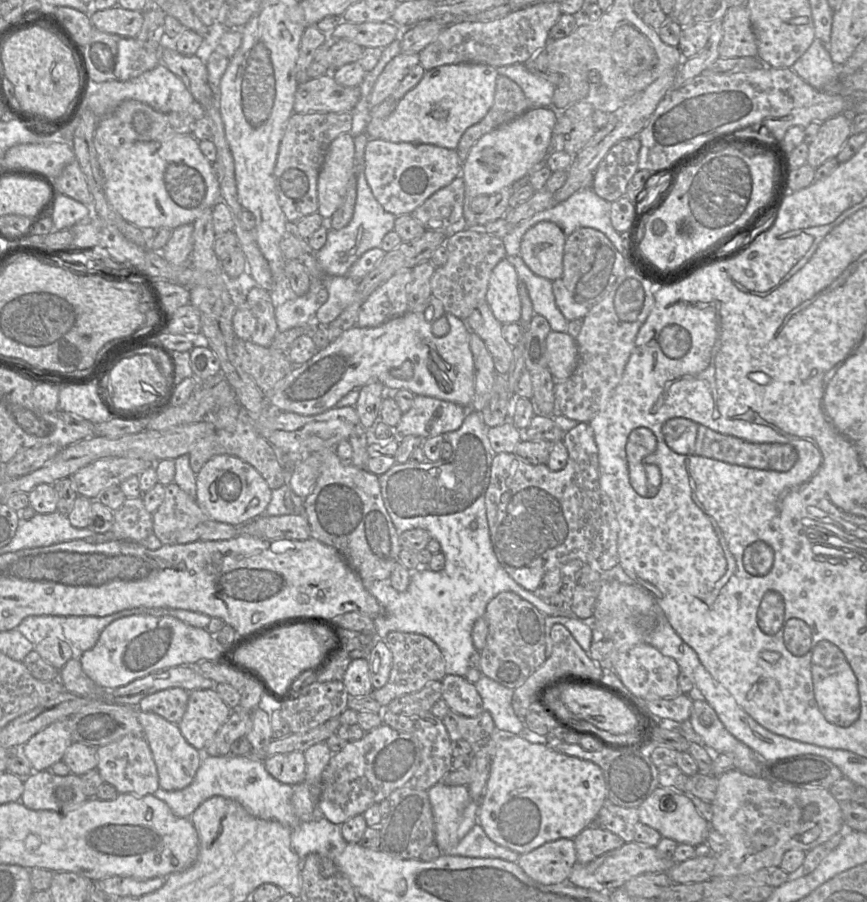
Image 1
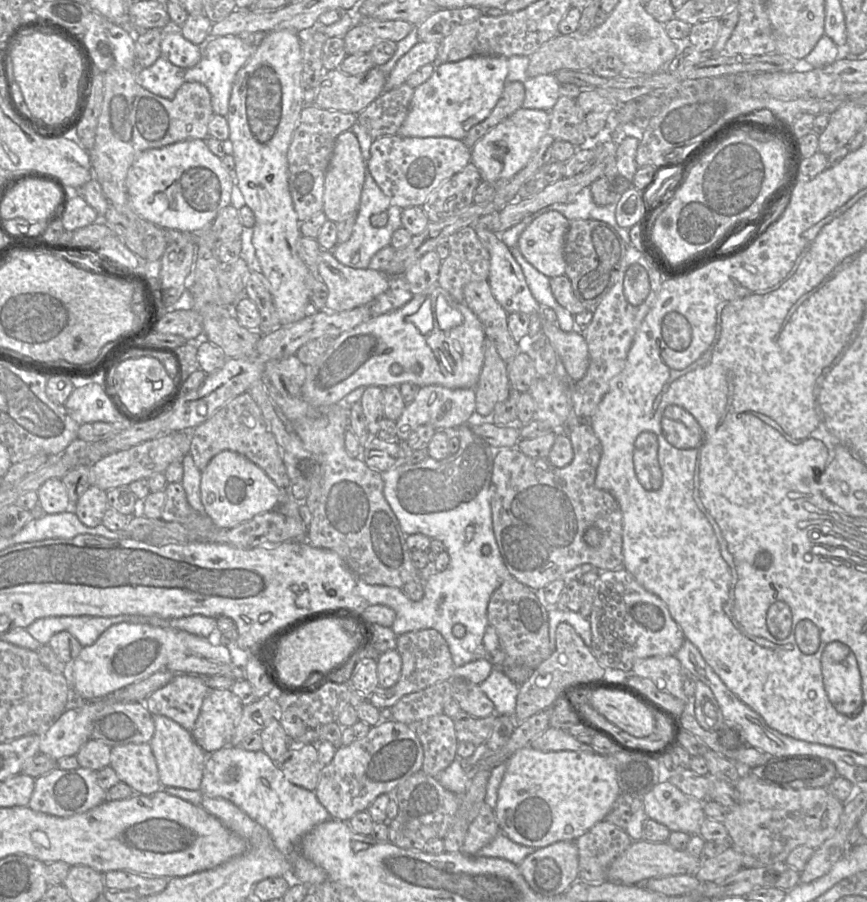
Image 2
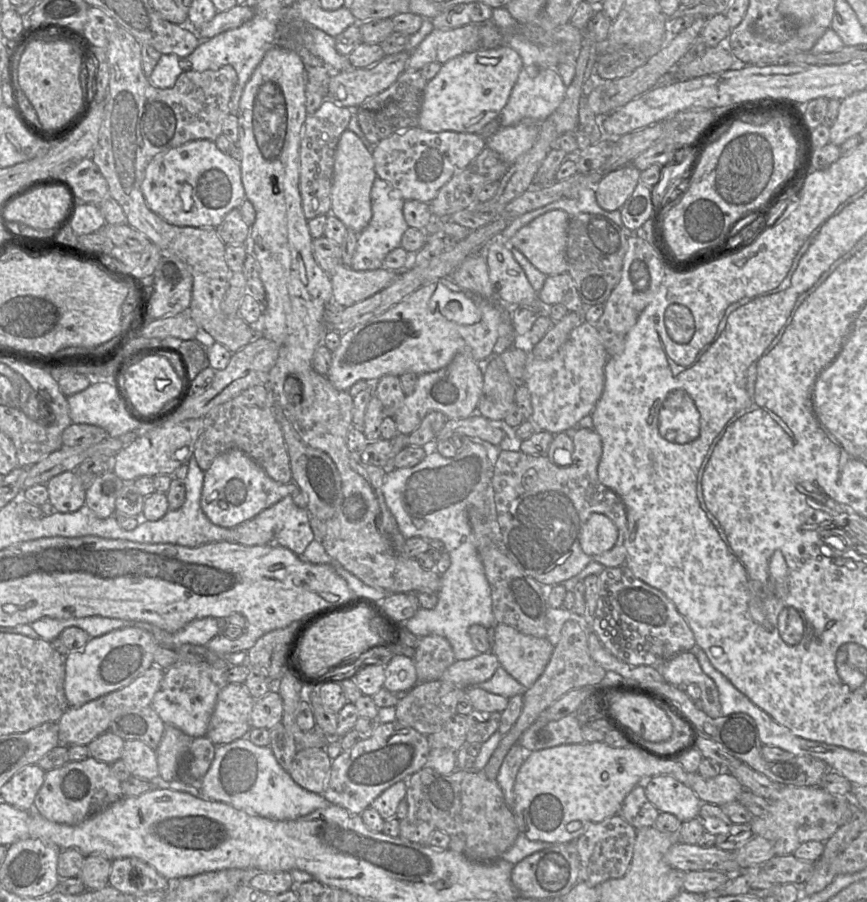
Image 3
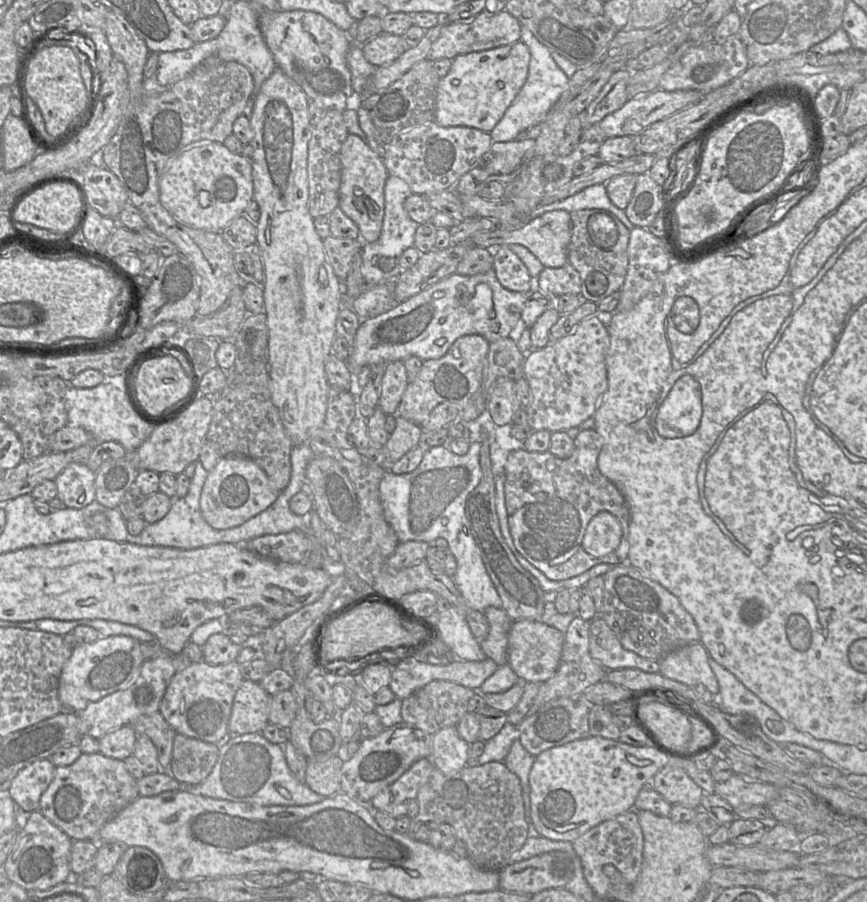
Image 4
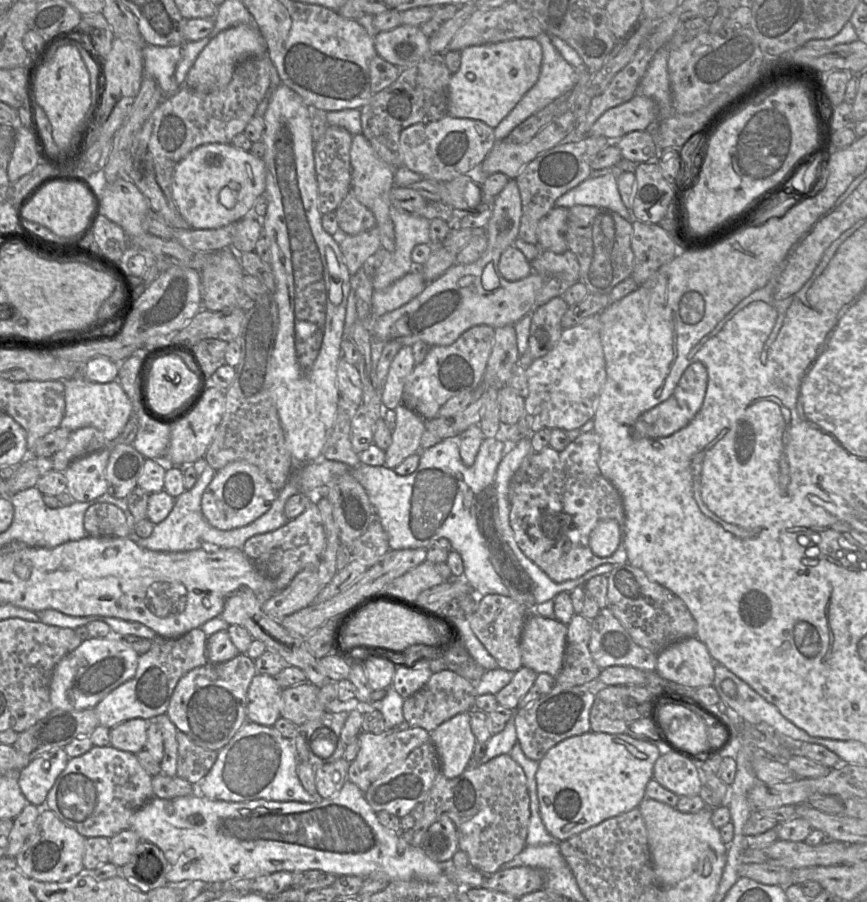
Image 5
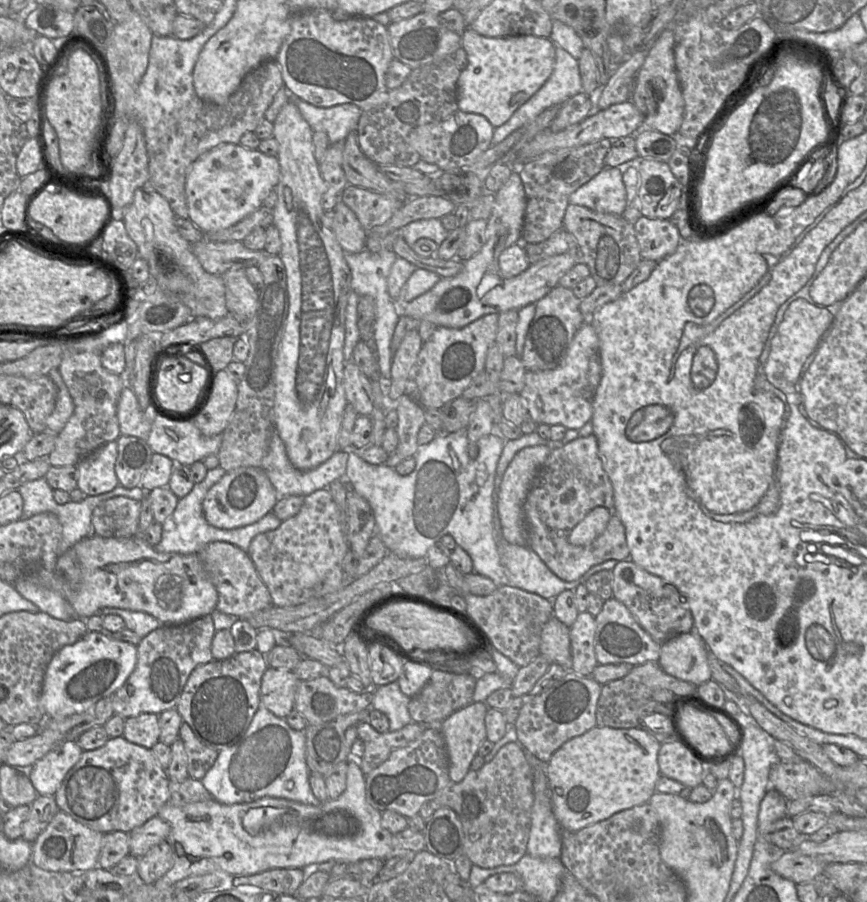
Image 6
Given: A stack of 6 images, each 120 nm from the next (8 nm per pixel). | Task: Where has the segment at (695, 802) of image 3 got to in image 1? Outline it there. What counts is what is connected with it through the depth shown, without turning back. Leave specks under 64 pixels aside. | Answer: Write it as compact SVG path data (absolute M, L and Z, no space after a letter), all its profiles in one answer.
M657 787L644 802L637 807L639 821L657 830L662 838L669 838L678 844L698 846L706 841L710 823L697 811L693 799L684 791Z

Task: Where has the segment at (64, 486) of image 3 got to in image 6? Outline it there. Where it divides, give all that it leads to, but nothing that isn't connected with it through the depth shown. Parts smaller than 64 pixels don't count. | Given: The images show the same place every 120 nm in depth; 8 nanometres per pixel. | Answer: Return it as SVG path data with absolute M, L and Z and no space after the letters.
M117 441L105 443L77 463L77 487L87 496L110 492L119 485L115 473L117 445Z

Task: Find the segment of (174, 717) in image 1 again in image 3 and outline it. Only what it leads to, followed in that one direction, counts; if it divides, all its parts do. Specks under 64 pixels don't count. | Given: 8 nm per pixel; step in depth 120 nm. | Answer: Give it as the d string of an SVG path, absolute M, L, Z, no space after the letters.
M179 662L165 670L151 706L165 724L180 729L191 738L204 737L218 694L227 684L226 669L214 668L208 664Z

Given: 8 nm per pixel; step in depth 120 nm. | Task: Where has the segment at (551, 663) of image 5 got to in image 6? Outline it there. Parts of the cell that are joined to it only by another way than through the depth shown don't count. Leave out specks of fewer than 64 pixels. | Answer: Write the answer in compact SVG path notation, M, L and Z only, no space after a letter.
M552 616L541 633L540 654L551 663L572 671L570 628Z

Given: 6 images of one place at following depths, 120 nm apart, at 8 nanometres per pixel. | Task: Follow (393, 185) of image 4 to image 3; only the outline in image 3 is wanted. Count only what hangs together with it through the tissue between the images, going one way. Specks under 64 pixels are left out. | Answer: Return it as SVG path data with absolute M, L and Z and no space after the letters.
M378 176L373 182L370 192L372 218L368 225L358 234L356 250L352 258L351 268L357 271L383 268L386 255L401 246L401 239L409 227L403 215L405 200L399 190Z

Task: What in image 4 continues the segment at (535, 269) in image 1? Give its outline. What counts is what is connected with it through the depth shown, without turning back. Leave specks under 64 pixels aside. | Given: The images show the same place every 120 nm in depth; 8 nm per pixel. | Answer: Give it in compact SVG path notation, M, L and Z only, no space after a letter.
M554 210L545 212L542 215L534 218L533 220L525 223L521 227L514 229L514 230L487 230L487 231L480 231L474 233L469 239L471 245L479 246L488 249L492 257L495 255L497 249L501 245L512 245L512 244L520 244L525 246L528 250L530 250L537 259L542 263L542 265L546 268L559 268L568 263L567 261L567 248L570 242L571 237L571 219L570 213L565 210Z

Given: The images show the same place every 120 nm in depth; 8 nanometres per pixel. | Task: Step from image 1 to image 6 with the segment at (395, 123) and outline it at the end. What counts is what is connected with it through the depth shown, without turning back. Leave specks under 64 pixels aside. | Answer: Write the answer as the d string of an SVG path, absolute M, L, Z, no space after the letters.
M466 28L461 44L467 53L468 65L457 82L458 110L482 115L494 128L507 122L544 85L554 69L556 53L550 38L533 35L485 37Z

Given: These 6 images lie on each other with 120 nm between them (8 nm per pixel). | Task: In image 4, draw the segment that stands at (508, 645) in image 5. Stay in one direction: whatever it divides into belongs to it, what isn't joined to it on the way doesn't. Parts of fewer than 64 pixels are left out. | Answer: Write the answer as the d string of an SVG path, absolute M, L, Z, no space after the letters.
M487 607L483 612L489 623L489 632L480 646L487 658L498 666L508 664L508 635L512 620L502 607Z

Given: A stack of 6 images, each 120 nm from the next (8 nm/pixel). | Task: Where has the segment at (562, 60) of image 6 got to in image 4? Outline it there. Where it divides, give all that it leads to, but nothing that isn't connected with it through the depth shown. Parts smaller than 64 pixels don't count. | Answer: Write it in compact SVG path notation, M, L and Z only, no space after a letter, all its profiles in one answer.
M521 25L521 41L528 46L531 55L527 80L505 111L503 117L489 132L493 142L512 141L516 139L521 132L539 127L547 118L550 109L569 86L570 79L557 66L551 56L550 50L540 43L533 33L523 25Z

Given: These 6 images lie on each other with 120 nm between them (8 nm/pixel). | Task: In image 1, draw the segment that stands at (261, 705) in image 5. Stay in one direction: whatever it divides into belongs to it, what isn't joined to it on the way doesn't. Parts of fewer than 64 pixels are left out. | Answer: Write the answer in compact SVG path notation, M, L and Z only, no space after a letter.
M214 689L192 690L178 728L186 741L202 752L231 713Z

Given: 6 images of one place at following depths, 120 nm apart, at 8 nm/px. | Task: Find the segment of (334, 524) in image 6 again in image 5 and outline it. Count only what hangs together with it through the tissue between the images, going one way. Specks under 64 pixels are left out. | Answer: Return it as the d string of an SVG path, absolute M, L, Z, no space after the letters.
M311 503L301 515L289 520L279 529L249 538L241 550L254 567L274 584L277 593L284 590L307 566L319 562L325 544L325 531L320 511L316 503Z

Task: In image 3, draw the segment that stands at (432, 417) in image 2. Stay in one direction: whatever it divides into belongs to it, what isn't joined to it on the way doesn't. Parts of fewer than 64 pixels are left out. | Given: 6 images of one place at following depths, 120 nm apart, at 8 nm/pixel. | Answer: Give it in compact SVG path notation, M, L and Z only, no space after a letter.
M469 352L458 353L446 367L418 376L415 390L405 397L394 420L397 432L411 435L431 412L441 412L448 420L465 419L475 414L483 388L483 364L476 362Z

